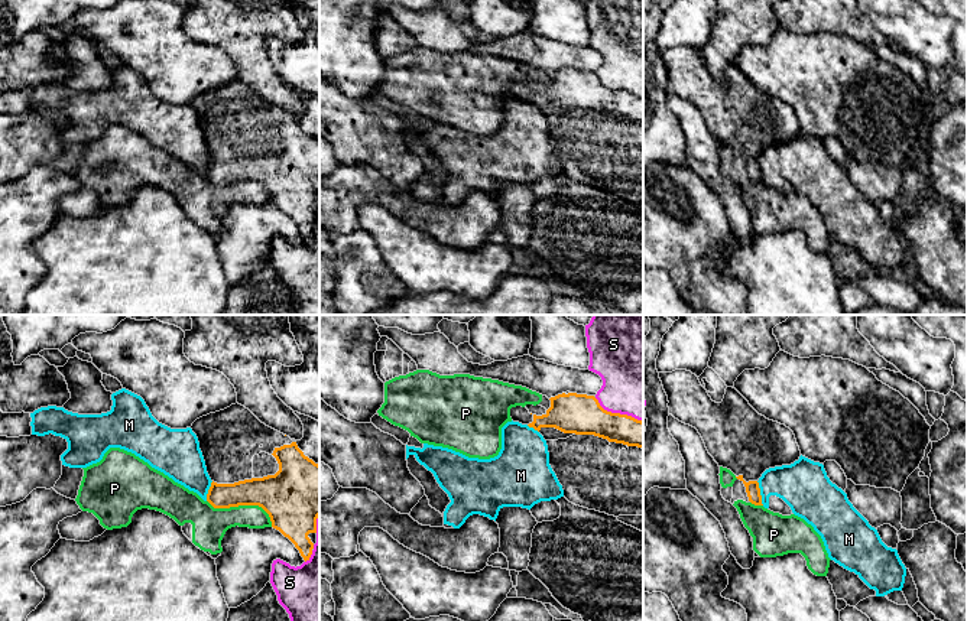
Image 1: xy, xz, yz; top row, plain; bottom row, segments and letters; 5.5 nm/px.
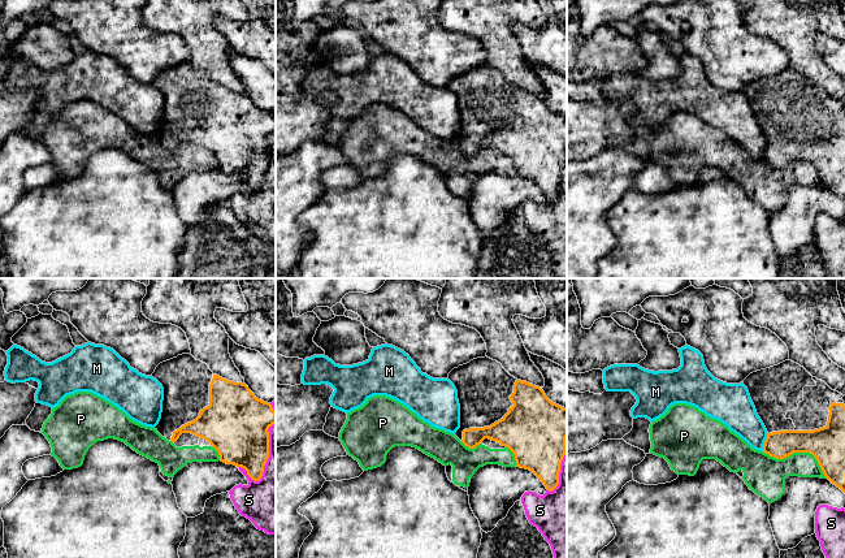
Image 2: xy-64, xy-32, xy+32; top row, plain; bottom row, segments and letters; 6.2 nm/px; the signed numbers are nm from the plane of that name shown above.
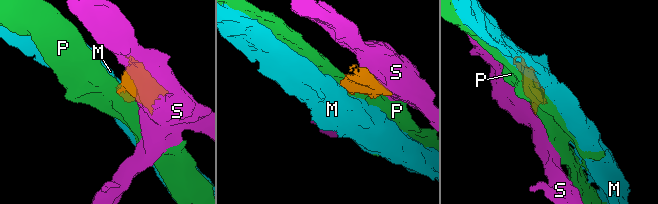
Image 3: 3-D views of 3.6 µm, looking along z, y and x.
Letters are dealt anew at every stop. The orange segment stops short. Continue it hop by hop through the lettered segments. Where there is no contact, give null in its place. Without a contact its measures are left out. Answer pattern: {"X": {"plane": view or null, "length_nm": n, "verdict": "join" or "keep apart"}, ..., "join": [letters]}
{"M": {"plane": "yz", "length_nm": 140, "verdict": "keep apart"}, "P": {"plane": "xy", "length_nm": 400, "verdict": "keep apart"}, "S": {"plane": "xz", "length_nm": 300, "verdict": "keep apart"}, "join": []}

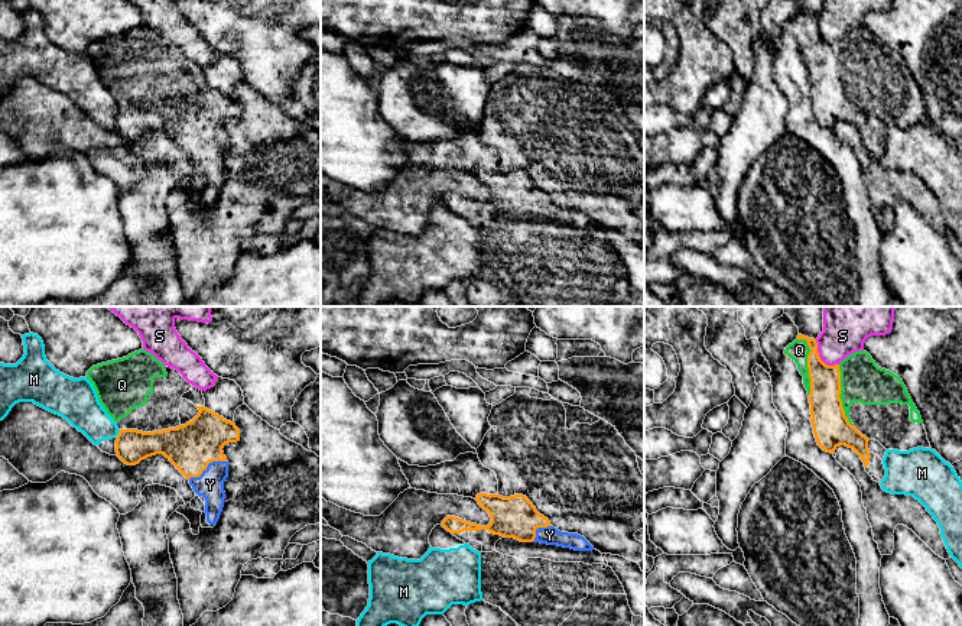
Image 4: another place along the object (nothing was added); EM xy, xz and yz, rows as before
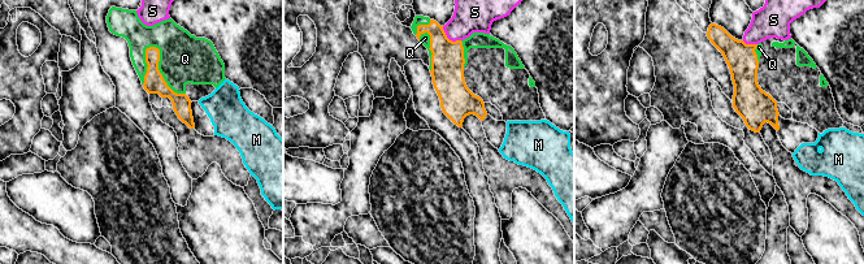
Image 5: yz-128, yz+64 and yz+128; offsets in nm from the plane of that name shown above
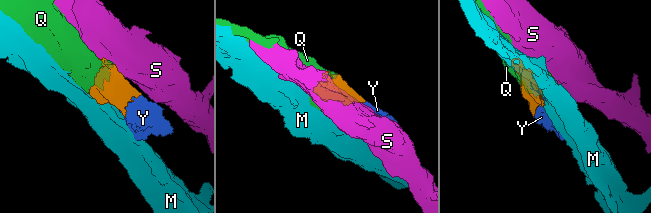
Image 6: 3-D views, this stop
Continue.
{"M": {"plane": "xy", "length_nm": 50, "verdict": "keep apart"}, "Q": {"plane": "yz", "length_nm": 320, "verdict": "join"}, "S": {"plane": "yz", "length_nm": 190, "verdict": "keep apart"}, "Y": {"plane": "xy", "length_nm": 240, "verdict": "join"}, "join": ["Q", "Y"]}

